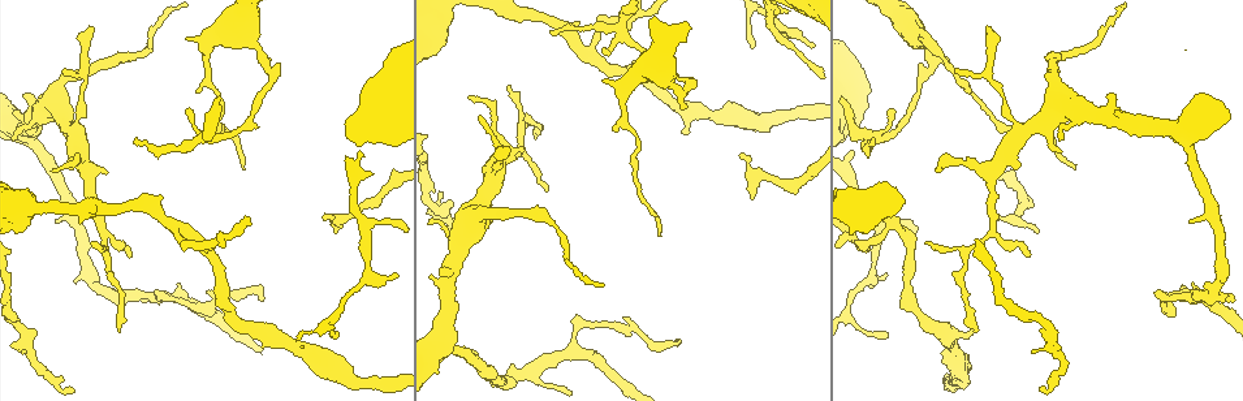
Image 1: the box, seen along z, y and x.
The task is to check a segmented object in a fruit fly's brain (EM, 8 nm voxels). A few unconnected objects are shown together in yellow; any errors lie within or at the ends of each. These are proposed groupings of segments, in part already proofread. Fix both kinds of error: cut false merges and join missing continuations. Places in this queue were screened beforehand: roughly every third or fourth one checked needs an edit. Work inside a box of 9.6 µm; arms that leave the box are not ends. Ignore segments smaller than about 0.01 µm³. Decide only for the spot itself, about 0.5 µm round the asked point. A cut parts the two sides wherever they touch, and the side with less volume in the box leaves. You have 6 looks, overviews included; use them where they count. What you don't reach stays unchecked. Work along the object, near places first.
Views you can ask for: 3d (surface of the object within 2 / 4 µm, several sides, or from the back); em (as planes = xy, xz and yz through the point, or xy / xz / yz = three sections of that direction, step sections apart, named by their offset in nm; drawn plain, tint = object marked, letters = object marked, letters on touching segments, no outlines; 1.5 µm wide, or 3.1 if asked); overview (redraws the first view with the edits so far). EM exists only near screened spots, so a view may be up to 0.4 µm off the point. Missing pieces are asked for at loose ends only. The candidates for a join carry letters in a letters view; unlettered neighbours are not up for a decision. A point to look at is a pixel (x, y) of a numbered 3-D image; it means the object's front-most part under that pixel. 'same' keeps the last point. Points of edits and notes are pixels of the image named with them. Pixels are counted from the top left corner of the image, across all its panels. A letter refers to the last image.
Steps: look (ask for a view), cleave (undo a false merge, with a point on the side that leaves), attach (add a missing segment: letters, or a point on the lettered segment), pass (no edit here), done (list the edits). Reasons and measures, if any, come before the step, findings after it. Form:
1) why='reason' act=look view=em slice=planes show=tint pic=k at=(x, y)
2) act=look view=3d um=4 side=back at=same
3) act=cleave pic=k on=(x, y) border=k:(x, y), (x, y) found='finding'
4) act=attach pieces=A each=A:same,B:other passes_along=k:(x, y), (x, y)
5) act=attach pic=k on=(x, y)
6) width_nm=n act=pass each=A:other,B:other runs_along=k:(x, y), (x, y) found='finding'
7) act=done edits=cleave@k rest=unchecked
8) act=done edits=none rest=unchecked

why='three arms meet' act=look view=em slice=xy step=4 show=letters pic=1 at=(992, 229)

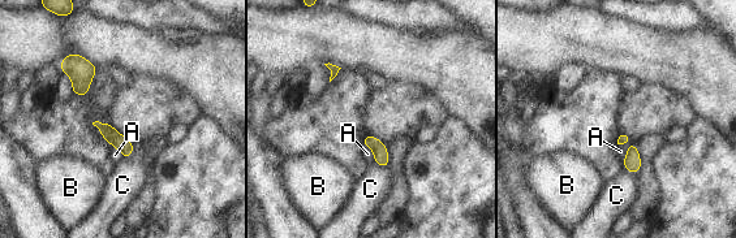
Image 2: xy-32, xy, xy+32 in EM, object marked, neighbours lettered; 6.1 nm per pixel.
act=pass each=A:other,B:other,C:other border=2:(364, 146), (373, 150), (374, 161) found='all the same cell'

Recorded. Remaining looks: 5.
why='free end' act=look view=em slice=xy step=4 show=tint pic=1 at=(969, 333)

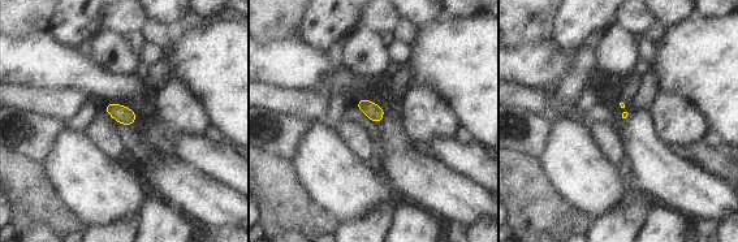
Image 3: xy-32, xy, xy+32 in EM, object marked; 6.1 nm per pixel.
act=look view=em slice=planes show=letters at=same

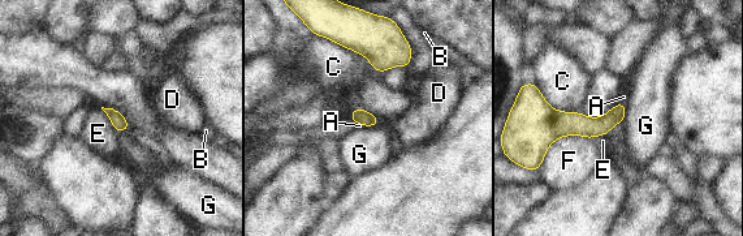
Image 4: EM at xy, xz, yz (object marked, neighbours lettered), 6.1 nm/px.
act=attach pieces=A each=A:same,B:other,C:other,D:other,E:other,F:other,G:other passes_along=4:(590, 127), (621, 102), (623, 97) found='it goes on there'

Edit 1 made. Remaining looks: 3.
why='free end' act=look view=em slice=planes show=plain pic=1 at=(674, 342)

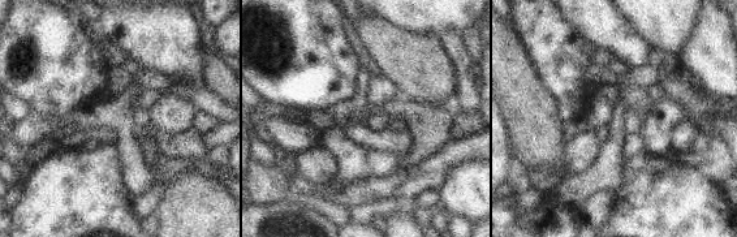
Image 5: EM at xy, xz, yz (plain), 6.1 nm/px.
why='see the neighbours' act=look view=em slice=planes show=letters at=same

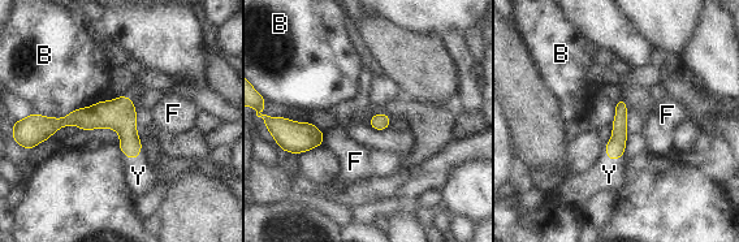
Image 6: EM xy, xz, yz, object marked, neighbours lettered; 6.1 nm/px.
width_nm=100 act=attach pieces=Y each=B:other,F:other,Y:same passes_along=6:(122, 119), (137, 156), (138, 176) found='the cell continues'

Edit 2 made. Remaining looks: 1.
act=done edits=attach@4,attach@6 rest=unchecked

